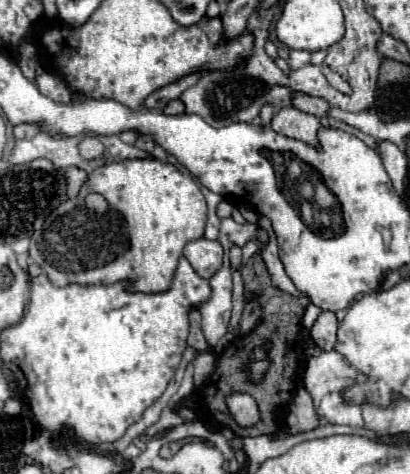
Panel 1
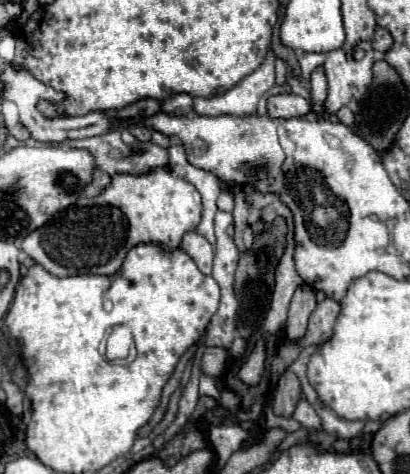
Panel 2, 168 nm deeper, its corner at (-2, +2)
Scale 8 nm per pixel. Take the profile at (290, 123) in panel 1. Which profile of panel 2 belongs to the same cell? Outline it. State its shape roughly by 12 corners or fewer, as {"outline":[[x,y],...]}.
{"outline":[[296,94],[268,98],[270,118],[296,118],[310,112]]}

